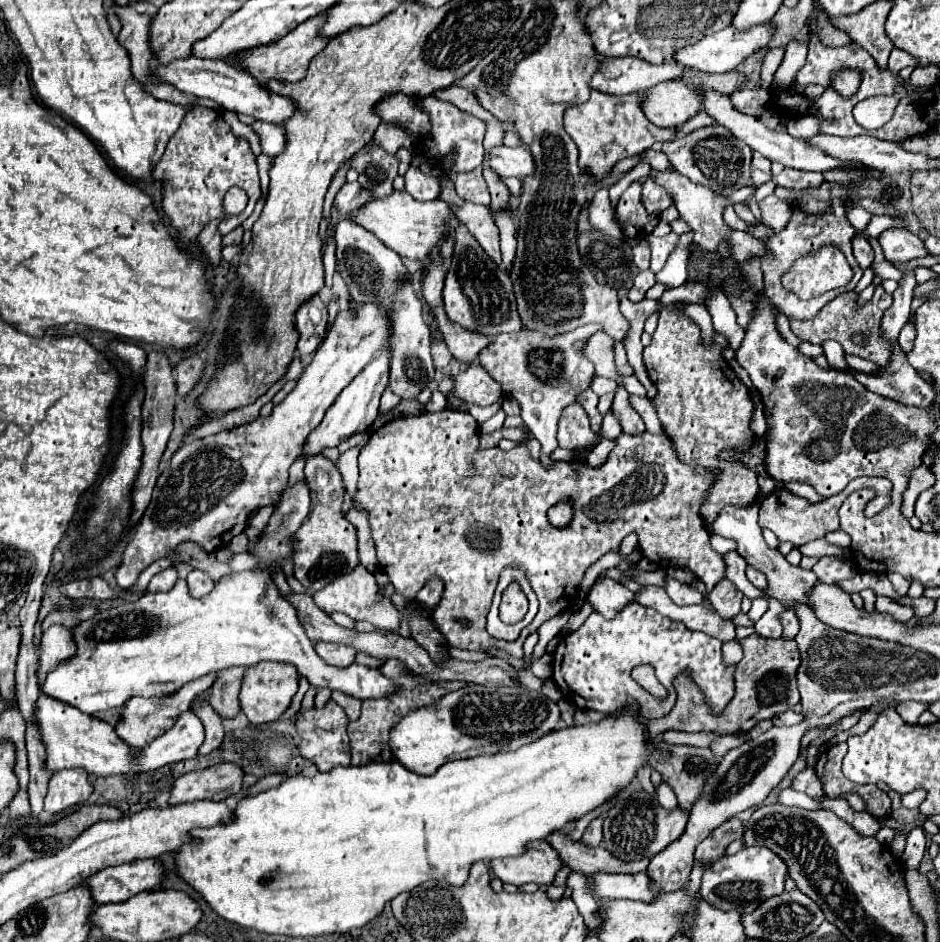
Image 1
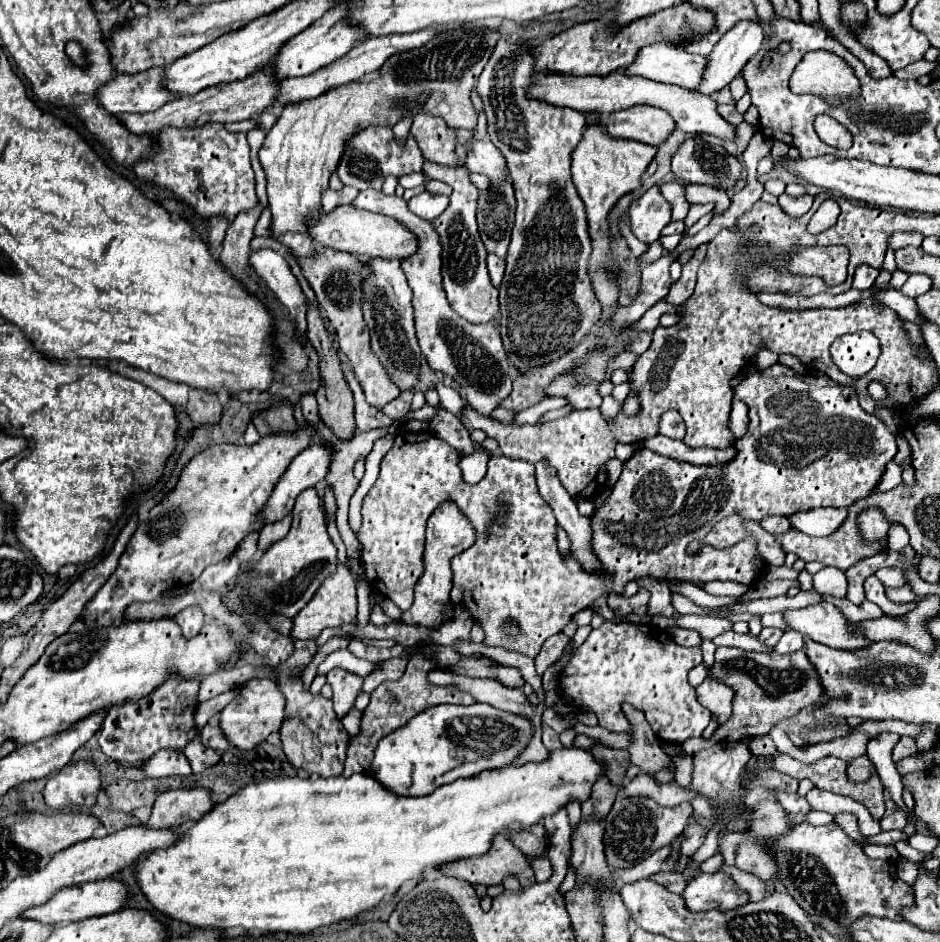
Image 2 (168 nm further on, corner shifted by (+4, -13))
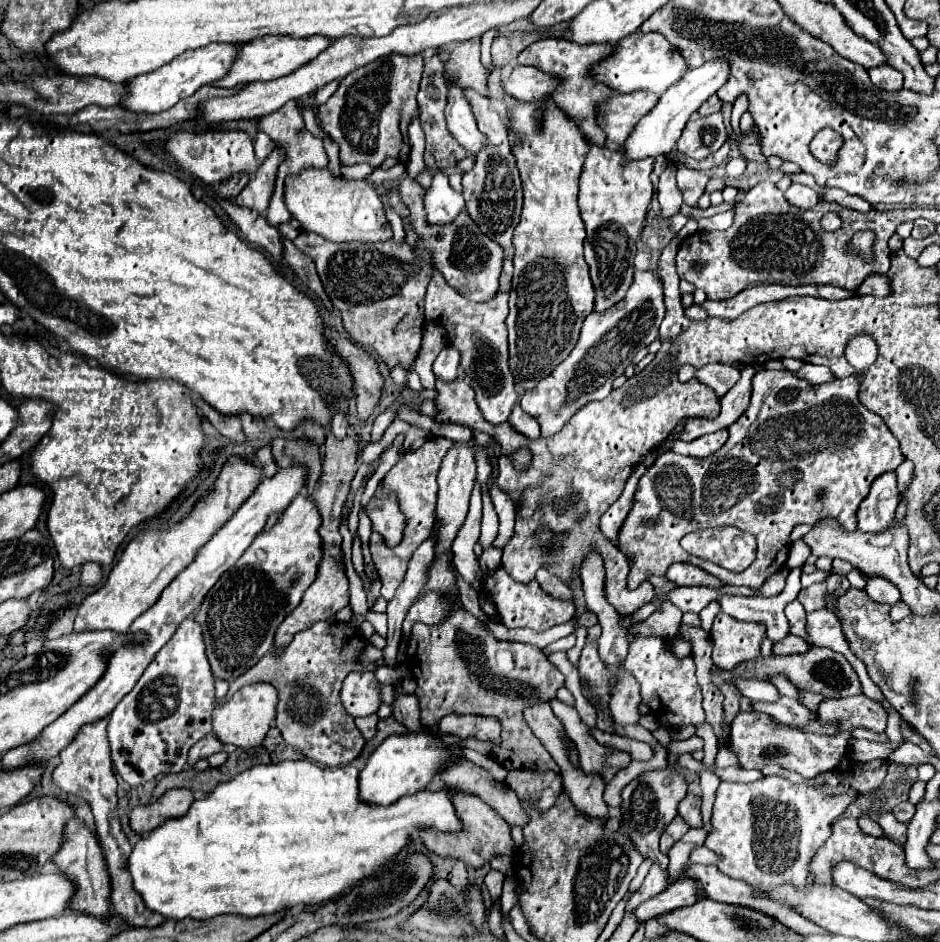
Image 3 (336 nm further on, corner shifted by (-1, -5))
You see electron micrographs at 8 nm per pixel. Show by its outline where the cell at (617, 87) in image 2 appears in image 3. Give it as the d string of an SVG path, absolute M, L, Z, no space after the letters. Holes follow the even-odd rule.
M515 66L503 82L503 88L507 96L519 102L539 102L555 88L555 76L547 76L531 66Z

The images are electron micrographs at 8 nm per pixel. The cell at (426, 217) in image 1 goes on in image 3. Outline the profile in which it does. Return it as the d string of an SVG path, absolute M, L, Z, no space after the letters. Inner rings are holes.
M305 168L285 178L285 204L299 224L331 242L383 242L393 236L379 194L367 180L335 176L327 168Z

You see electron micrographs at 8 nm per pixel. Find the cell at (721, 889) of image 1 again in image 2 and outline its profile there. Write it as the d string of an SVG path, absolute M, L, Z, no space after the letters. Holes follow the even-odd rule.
M726 872L698 874L684 888L682 896L686 900L688 910L692 912L708 912L708 910L726 912L730 908L736 910L742 904L750 902L750 894L738 888L738 884Z

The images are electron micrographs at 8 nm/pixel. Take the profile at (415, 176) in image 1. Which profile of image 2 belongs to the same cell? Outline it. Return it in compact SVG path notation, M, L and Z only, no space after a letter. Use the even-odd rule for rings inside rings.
M422 192L418 196L414 196L412 200L408 200L408 208L410 212L414 212L416 216L432 222L434 218L438 218L448 204L448 196L438 196L438 194L430 194L430 192Z

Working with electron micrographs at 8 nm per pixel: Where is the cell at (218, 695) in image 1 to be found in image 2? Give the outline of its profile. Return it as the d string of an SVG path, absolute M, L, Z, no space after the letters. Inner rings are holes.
M220 714L210 718L208 724L200 730L200 734L202 734L202 742L208 748L214 748L216 752L226 752L230 748L230 742L226 740L226 736L222 734L222 728L220 728Z

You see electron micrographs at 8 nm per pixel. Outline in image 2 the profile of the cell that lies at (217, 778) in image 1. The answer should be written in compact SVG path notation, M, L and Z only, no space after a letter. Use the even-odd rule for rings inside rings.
M178 788L166 790L158 796L150 828L188 828L214 808L212 792L208 788Z

